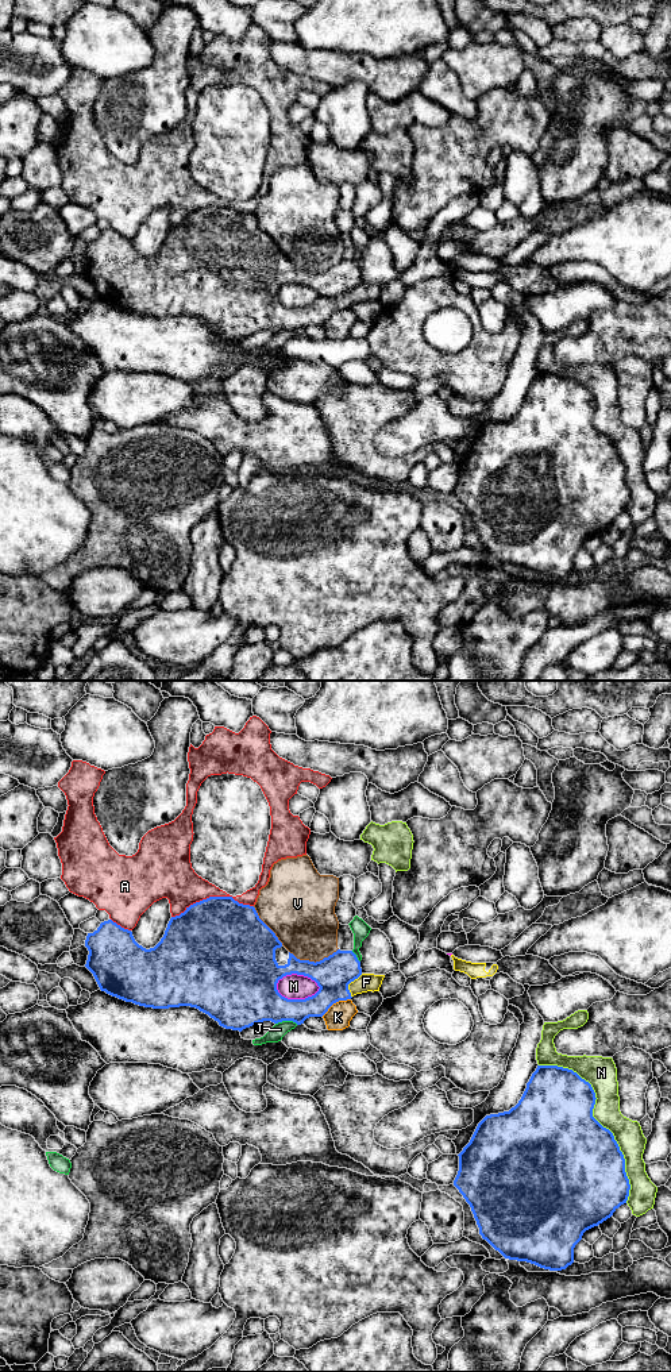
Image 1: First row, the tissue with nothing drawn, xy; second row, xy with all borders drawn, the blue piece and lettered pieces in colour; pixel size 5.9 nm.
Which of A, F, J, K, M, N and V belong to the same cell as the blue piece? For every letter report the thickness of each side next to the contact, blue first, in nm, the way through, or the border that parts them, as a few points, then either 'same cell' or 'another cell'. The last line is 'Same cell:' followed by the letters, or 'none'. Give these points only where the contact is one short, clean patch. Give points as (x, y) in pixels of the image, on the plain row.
A: 500 nm thick on the blue side, 240 nm on the other; another cell
F: 220 nm thick on the blue side, 110 nm on the other; runs through xy (332, 282), (349, 292), (366, 291); same cell
J: 320 nm thick on the blue side, 90 nm on the other; another cell
K: 220 nm thick on the blue side, 150 nm on the other; border along xy (350, 307), (336, 309), (321, 324); another cell
M: 280 nm thick on the blue side, 150 nm on the other; another cell
N: 500 nm thick on the blue side, 170 nm on the other; another cell
V: 220 nm thick on the blue side, 380 nm on the other; another cell
Same cell: F

